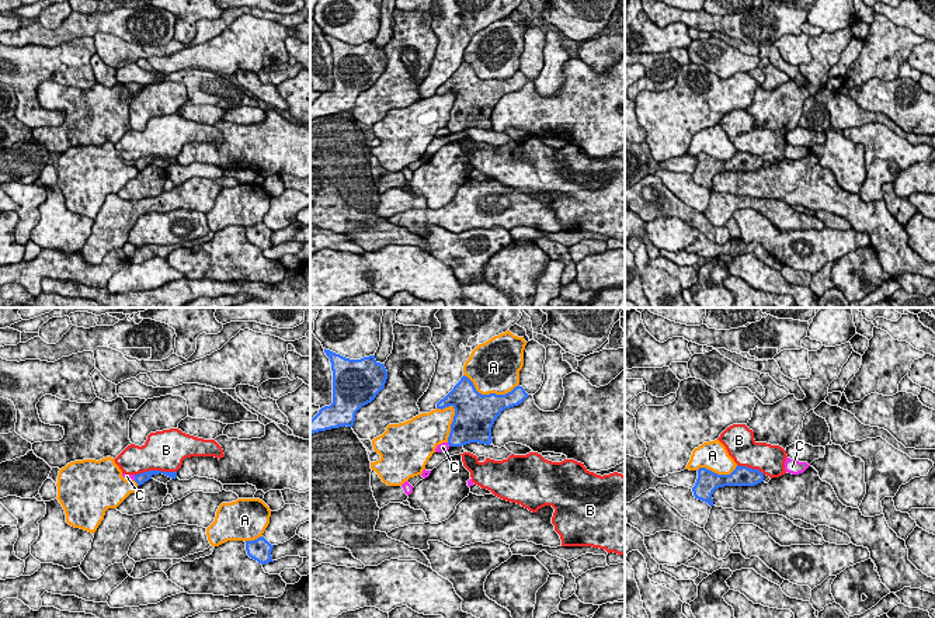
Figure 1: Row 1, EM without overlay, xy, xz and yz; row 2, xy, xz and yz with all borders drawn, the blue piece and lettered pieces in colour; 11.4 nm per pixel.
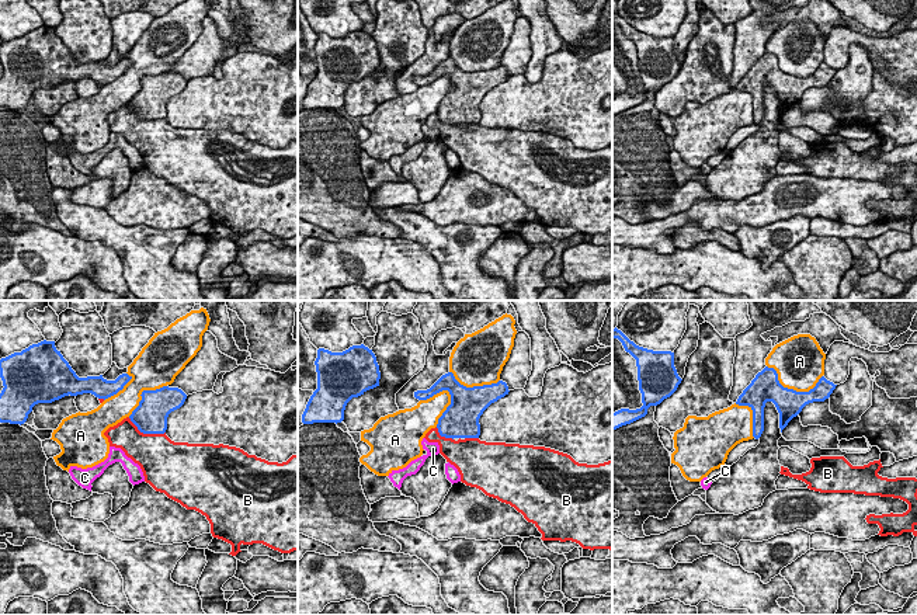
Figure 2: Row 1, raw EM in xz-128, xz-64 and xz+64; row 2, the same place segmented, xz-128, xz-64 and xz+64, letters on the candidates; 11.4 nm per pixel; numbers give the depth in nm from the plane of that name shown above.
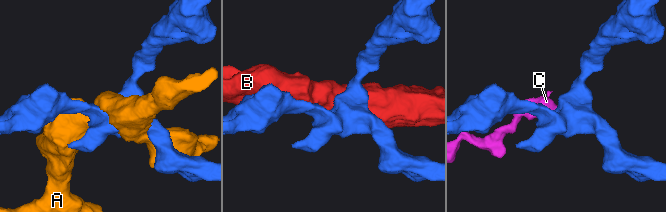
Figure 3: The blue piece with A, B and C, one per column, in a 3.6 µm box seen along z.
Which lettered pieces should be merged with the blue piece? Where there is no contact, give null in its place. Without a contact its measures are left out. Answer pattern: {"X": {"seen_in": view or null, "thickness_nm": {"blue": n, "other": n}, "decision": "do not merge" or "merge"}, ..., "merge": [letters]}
{"A": {"seen_in": "xz", "thickness_nm": {"blue": 420, "other": 480}, "decision": "do not merge"}, "B": {"seen_in": "xy", "thickness_nm": {"blue": 120, "other": 460}, "decision": "do not merge"}, "C": {"seen_in": "xy", "thickness_nm": {"blue": 120, "other": 60}, "decision": "do not merge"}, "merge": []}

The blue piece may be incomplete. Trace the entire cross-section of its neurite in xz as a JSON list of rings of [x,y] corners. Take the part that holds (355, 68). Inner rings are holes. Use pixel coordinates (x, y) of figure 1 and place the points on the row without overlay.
[[[324,34],[333,56],[333,88],[310,105],[310,121],[338,112],[352,112],[357,97],[385,73],[387,56],[375,41],[350,45]]]

